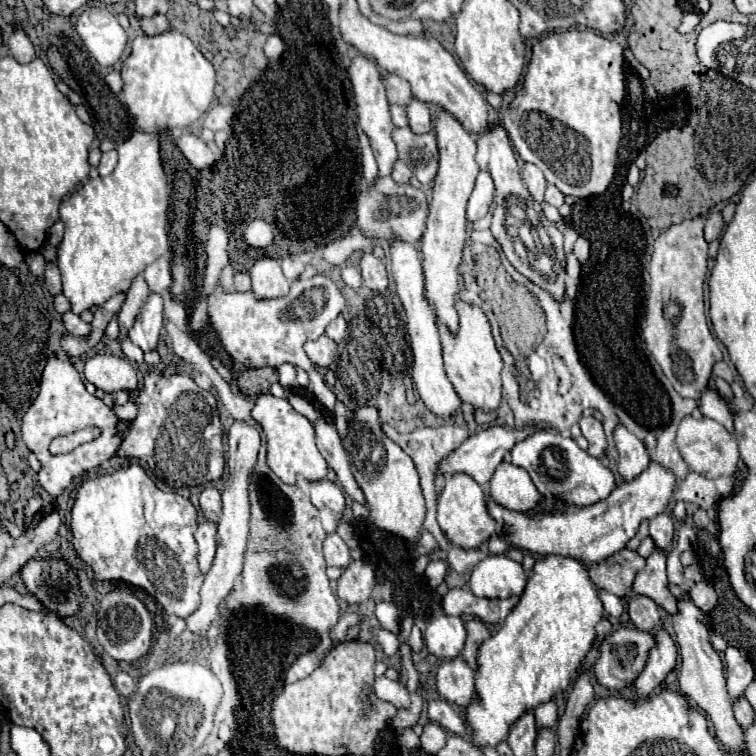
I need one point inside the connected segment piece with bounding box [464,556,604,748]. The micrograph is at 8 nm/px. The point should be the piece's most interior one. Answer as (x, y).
(531, 659)

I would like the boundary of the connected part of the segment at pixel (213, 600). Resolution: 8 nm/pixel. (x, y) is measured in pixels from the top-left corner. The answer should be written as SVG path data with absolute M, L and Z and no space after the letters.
M234 420L234 424L228 430L228 480L222 490L222 514L218 520L218 534L216 534L216 556L210 572L204 578L202 584L202 604L200 608L186 620L188 630L196 634L204 634L206 626L214 620L218 614L220 600L232 590L236 576L240 574L242 562L244 562L244 550L248 542L248 474L256 464L260 448L260 434L256 426L250 426L242 420Z

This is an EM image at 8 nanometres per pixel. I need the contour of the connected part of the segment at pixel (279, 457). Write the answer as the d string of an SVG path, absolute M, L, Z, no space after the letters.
M262 394L258 396L254 410L252 410L254 420L262 426L266 434L266 450L268 450L268 466L280 480L286 484L296 484L296 478L302 476L308 482L318 482L324 480L328 474L328 466L320 450L316 448L316 434L314 426L300 416L288 400L276 398L272 394Z

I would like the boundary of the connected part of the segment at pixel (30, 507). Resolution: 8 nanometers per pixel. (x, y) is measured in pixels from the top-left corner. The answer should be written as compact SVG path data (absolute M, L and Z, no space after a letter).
M35 496L28 501L24 509L24 521L27 526L30 525L33 516L41 510L42 506L43 501L39 496Z

